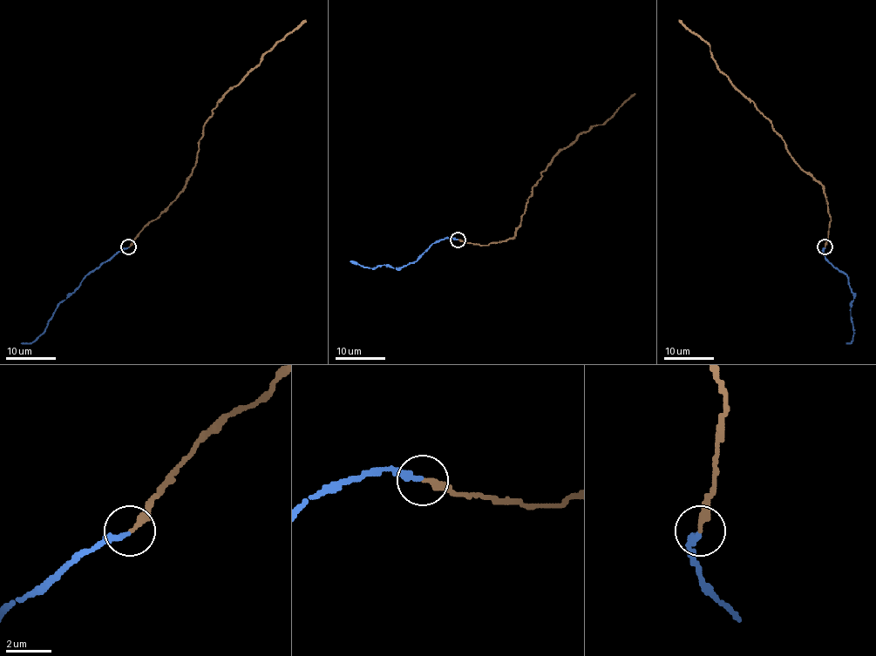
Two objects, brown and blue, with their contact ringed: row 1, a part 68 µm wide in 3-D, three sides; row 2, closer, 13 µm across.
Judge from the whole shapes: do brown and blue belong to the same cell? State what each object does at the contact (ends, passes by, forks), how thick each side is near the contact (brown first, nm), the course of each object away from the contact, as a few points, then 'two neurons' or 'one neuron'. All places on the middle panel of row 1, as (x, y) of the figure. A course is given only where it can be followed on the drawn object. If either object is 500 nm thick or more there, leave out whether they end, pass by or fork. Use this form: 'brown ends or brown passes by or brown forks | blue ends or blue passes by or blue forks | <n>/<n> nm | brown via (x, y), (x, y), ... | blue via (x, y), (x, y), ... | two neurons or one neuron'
brown ends | blue ends | 240/320 nm | brown via (457, 240), (488, 245), (513, 237), (524, 213), (532, 187), (552, 158), (591, 126), (604, 125), (634, 93) | blue via (457, 240), (446, 237), (438, 240), (416, 260), (398, 268), (388, 265), (368, 268), (350, 260) | one neuron

